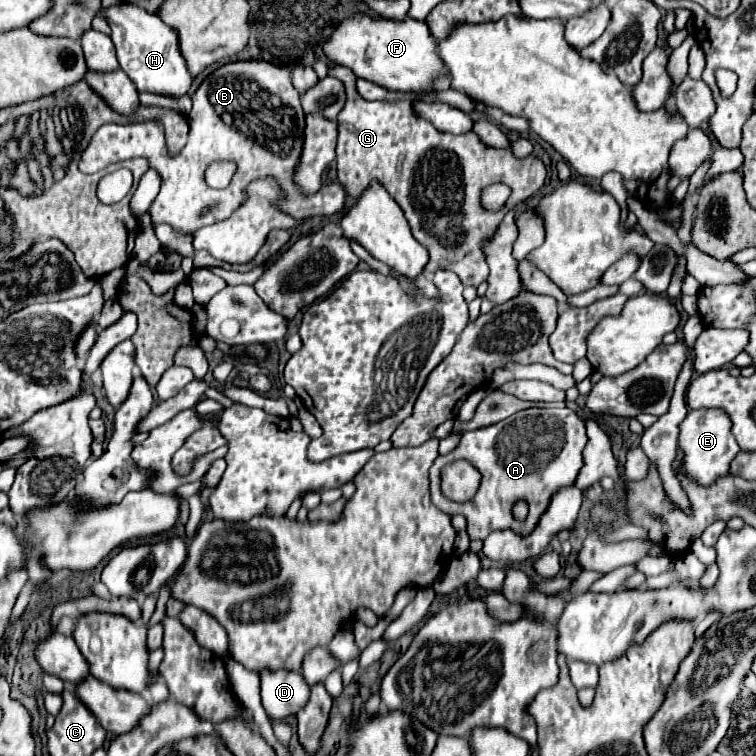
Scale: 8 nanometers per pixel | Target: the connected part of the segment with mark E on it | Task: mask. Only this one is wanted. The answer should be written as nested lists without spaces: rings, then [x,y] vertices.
[[[690,410],[680,424],[678,436],[678,448],[682,450],[680,472],[702,486],[710,486],[712,482],[716,482],[716,478],[726,476],[730,462],[740,452],[740,446],[736,444],[730,426],[732,422],[722,410]]]

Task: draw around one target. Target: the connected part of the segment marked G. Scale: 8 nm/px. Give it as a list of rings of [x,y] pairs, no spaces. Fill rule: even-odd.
[[[344,66],[330,68],[330,76],[344,82],[346,96],[348,96],[344,110],[338,116],[338,124],[342,124],[342,126],[338,126],[340,134],[338,134],[338,148],[336,148],[336,152],[338,152],[338,182],[344,186],[346,194],[350,198],[360,198],[360,194],[370,186],[370,182],[378,182],[380,186],[384,186],[386,192],[404,210],[414,238],[418,242],[422,242],[424,246],[428,246],[430,262],[426,264],[426,272],[432,274],[438,268],[452,270],[458,274],[458,278],[462,280],[464,286],[478,288],[488,278],[488,264],[486,264],[484,252],[480,248],[482,240],[490,238],[494,234],[494,230],[498,228],[498,224],[502,222],[506,212],[510,212],[518,202],[524,202],[536,190],[542,188],[542,184],[546,180],[546,168],[542,172],[542,162],[536,156],[526,156],[524,160],[514,158],[510,148],[498,150],[498,148],[490,148],[486,144],[482,148],[482,140],[474,132],[466,132],[460,136],[438,132],[428,120],[416,116],[410,100],[368,102],[368,100],[360,98],[358,90],[356,90],[356,76],[352,74],[352,70],[348,70]],[[496,182],[508,184],[512,188],[512,194],[502,210],[490,214],[480,206],[480,194],[486,186],[496,184]]]

